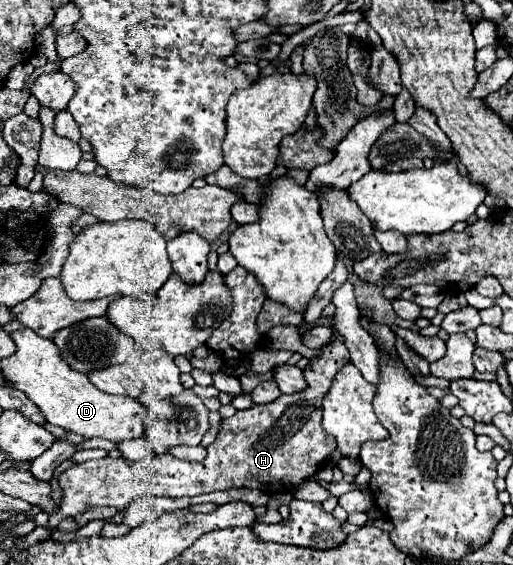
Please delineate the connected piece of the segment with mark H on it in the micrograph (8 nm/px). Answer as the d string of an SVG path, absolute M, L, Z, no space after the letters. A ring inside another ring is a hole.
M335 334L335 340L333 340L329 346L325 346L325 348L323 348L323 356L321 356L321 358L315 358L315 360L309 360L309 366L307 366L307 370L305 370L307 388L305 388L303 392L293 394L293 396L281 394L281 396L279 396L275 402L271 402L271 404L265 404L265 406L257 406L257 404L255 404L255 406L251 406L251 408L247 408L247 410L239 410L239 412L235 412L231 418L223 420L223 422L221 422L221 432L219 432L217 440L215 440L213 444L209 444L209 446L207 446L207 456L205 456L205 460L201 460L201 462L197 462L197 464L195 464L195 462L187 462L187 460L179 460L179 458L175 458L175 456L171 456L171 454L153 454L153 456L149 456L149 458L145 458L145 460L139 460L139 462L125 460L123 456L121 456L121 458L117 458L117 460L113 460L113 458L109 458L109 456L107 456L107 458L101 458L101 460L89 460L89 462L83 462L83 464L75 464L73 468L65 470L65 472L57 478L57 482L59 482L59 486L61 486L63 496L61 496L59 512L50 516L46 527L52 533L58 529L58 526L62 520L69 516L83 514L83 512L87 510L87 506L113 506L113 508L123 510L123 508L127 508L127 506L129 506L129 502L131 502L131 500L141 498L141 496L197 496L197 494L207 494L207 492L215 492L215 490L229 490L229 488L257 488L257 490L261 490L261 492L265 492L265 494L293 492L293 490L295 490L295 486L299 486L301 482L305 482L305 480L307 480L311 474L315 474L317 470L321 470L321 468L325 466L325 462L327 462L327 458L329 458L329 454L331 454L331 450L335 450L335 440L333 440L333 436L329 436L329 434L321 428L321 402L323 402L323 398L325 398L325 392L331 388L333 376L335 376L335 374L339 372L339 368L341 368L341 366L345 366L347 362L349 362L349 352L347 352L347 348L345 348L345 344L343 344L341 336L339 336L339 334Z

